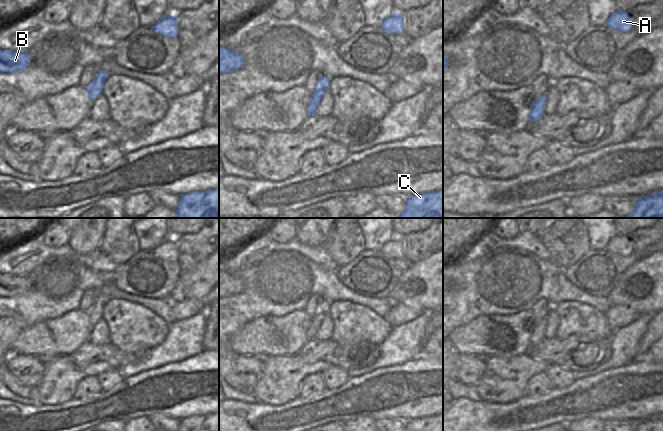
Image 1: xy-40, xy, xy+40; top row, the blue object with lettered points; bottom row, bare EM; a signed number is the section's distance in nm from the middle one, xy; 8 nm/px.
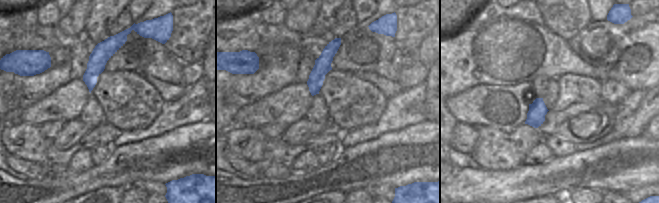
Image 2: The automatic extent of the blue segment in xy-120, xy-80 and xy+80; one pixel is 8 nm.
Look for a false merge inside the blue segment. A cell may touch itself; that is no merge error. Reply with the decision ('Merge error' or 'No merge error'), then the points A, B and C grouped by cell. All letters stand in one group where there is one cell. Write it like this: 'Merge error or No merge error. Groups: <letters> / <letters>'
No merge error. Groups: A B C

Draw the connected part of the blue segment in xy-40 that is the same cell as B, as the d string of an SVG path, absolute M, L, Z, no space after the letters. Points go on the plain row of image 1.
M0 274L0 298L11 298L21 296L30 289L28 276L13 276L11 274Z

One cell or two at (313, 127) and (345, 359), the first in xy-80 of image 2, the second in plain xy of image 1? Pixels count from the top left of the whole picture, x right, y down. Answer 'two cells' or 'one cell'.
one cell

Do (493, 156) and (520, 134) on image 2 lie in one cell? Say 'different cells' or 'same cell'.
same cell

